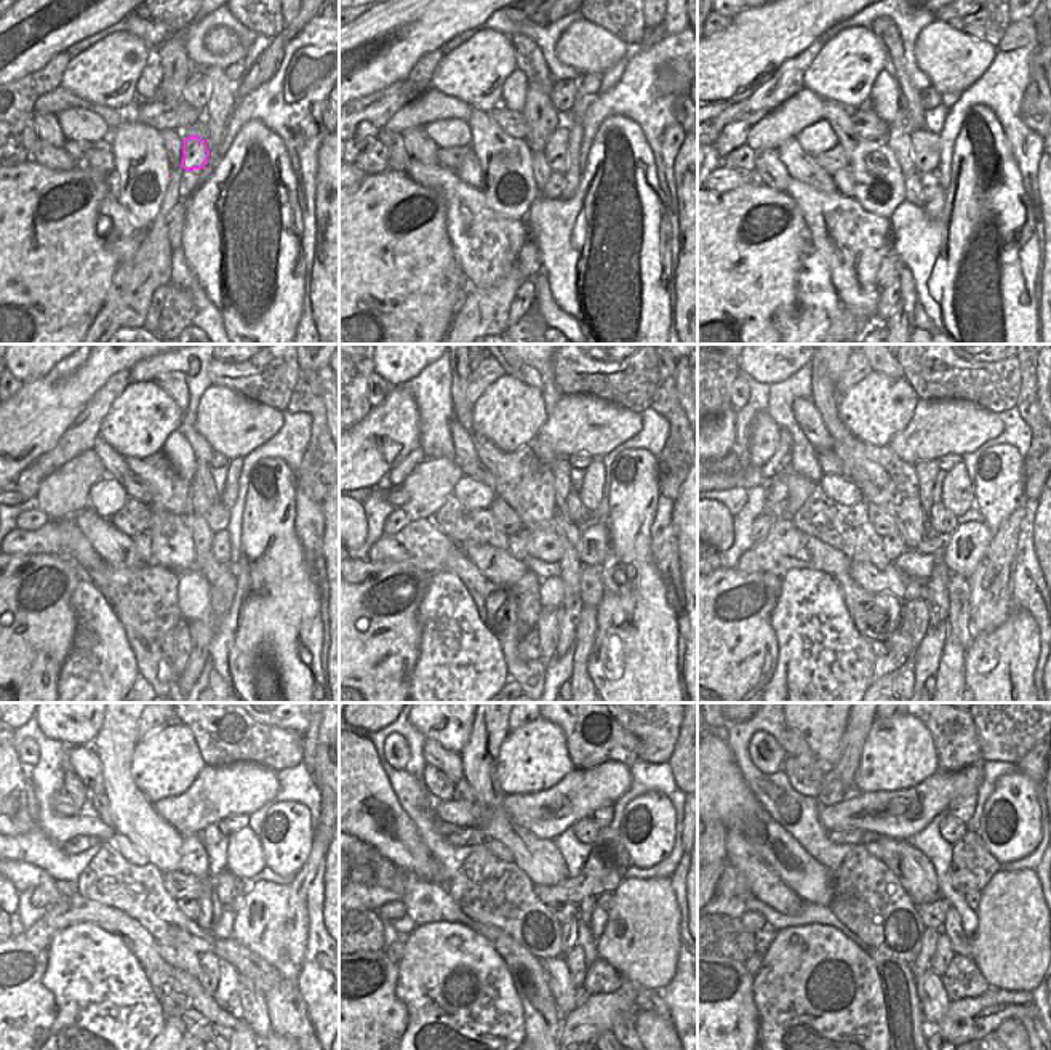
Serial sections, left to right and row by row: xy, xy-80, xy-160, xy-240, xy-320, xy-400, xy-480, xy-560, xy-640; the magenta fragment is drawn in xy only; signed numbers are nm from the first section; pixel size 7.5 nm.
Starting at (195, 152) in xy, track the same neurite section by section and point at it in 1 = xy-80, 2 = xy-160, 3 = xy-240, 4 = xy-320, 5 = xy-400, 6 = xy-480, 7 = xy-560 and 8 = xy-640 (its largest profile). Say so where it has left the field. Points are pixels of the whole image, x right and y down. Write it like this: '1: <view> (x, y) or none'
1: xy-80 (557, 151)
2: xy-160 (925, 149)
3: xy-240 (216, 516)
4: xy-320 (563, 472)
5: xy-400 (927, 471)
6: xy-480 (211, 834)
7: xy-560 (586, 831)
8: xy-640 (952, 829)

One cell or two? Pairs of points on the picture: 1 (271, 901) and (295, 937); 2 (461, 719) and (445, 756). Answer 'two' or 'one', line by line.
1: one
2: two

